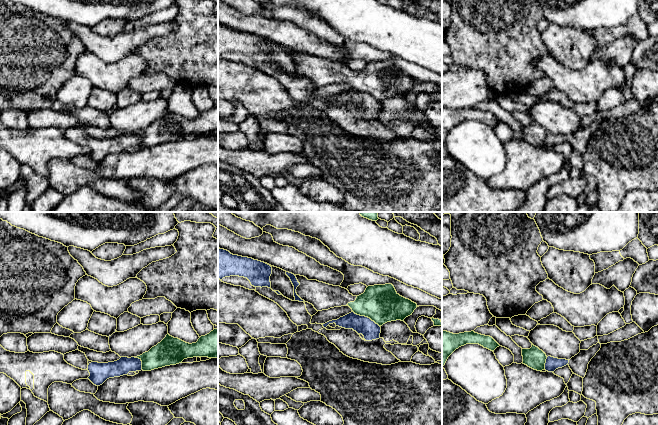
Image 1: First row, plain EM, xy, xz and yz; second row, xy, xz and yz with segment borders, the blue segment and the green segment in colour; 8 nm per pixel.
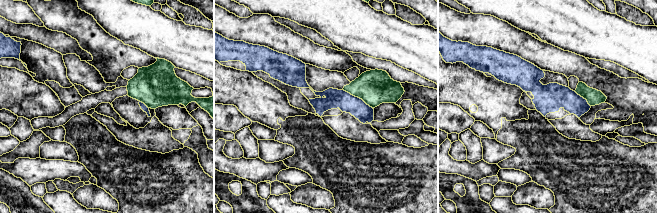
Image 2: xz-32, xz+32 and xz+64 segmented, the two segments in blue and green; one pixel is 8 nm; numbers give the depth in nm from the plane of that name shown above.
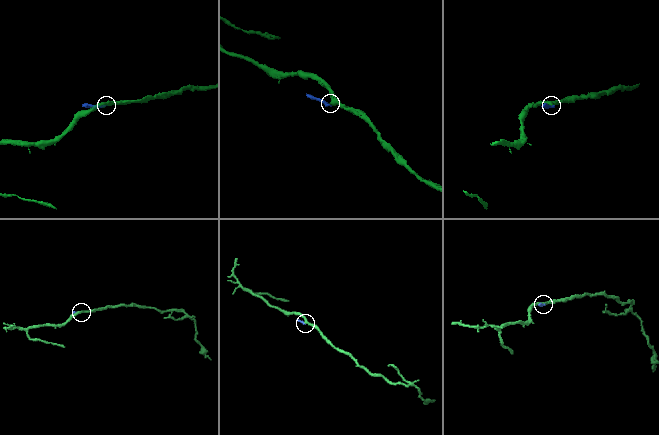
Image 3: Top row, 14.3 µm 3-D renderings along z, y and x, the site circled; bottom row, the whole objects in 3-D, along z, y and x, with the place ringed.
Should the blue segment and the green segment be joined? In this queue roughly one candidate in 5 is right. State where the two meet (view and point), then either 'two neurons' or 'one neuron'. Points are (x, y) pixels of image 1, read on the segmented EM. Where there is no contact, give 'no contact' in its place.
xz (366, 317) | two neurons

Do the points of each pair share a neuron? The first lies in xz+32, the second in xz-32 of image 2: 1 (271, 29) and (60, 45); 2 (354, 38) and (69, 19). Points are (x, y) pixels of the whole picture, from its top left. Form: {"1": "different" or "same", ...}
{"1": "same", "2": "different"}

